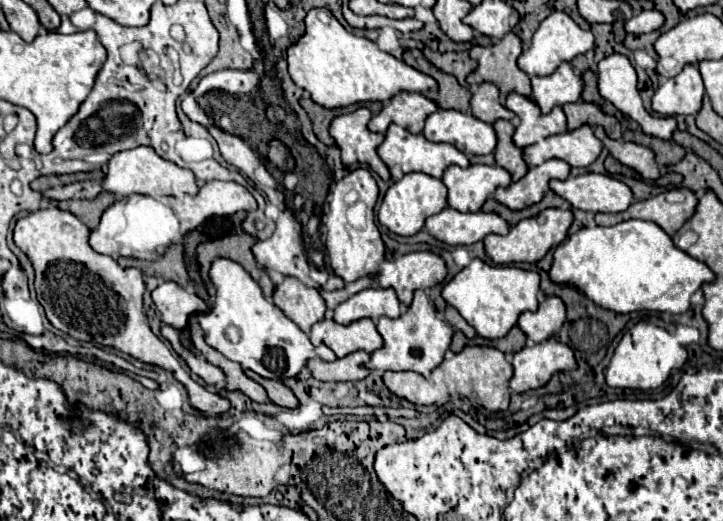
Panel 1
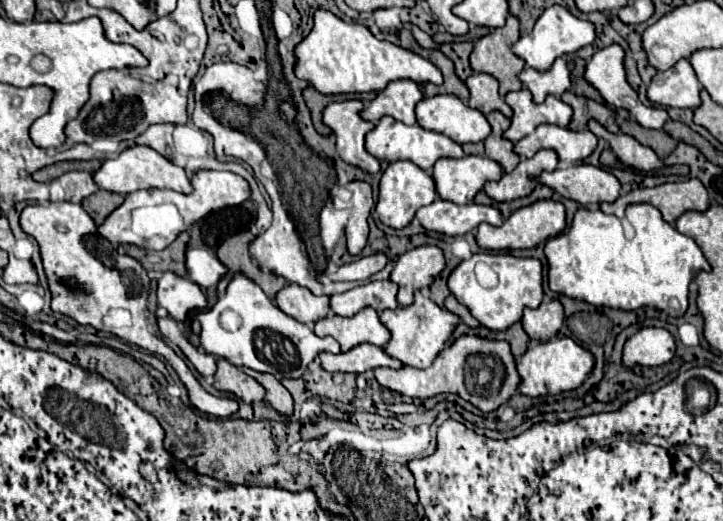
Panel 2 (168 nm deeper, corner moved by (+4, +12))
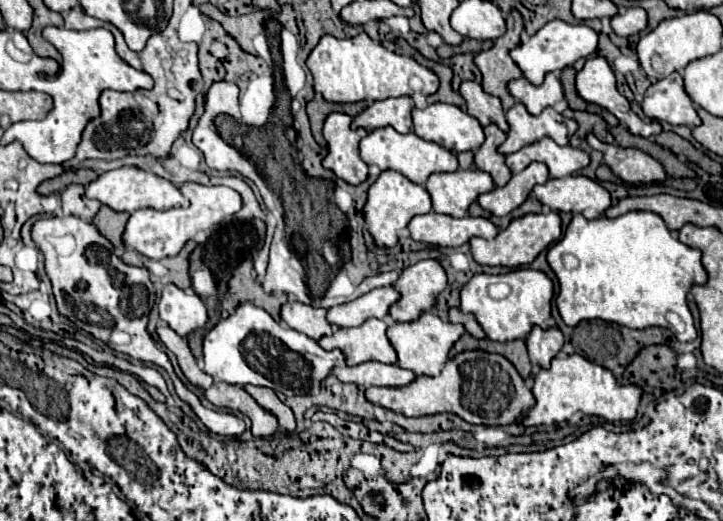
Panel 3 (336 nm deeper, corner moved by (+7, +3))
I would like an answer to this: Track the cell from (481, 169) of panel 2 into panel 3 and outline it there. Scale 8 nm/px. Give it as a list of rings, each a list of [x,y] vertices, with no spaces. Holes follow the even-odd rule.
[[[479,169],[433,173],[425,183],[425,189],[433,199],[433,209],[451,217],[465,217],[467,207],[481,193],[493,191],[493,187],[491,175]]]

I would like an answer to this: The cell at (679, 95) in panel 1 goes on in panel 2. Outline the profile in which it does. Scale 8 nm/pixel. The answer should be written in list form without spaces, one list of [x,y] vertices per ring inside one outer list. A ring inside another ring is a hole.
[[[688,60],[676,62],[672,68],[658,72],[648,86],[648,100],[658,106],[690,108],[700,106],[700,82]]]

